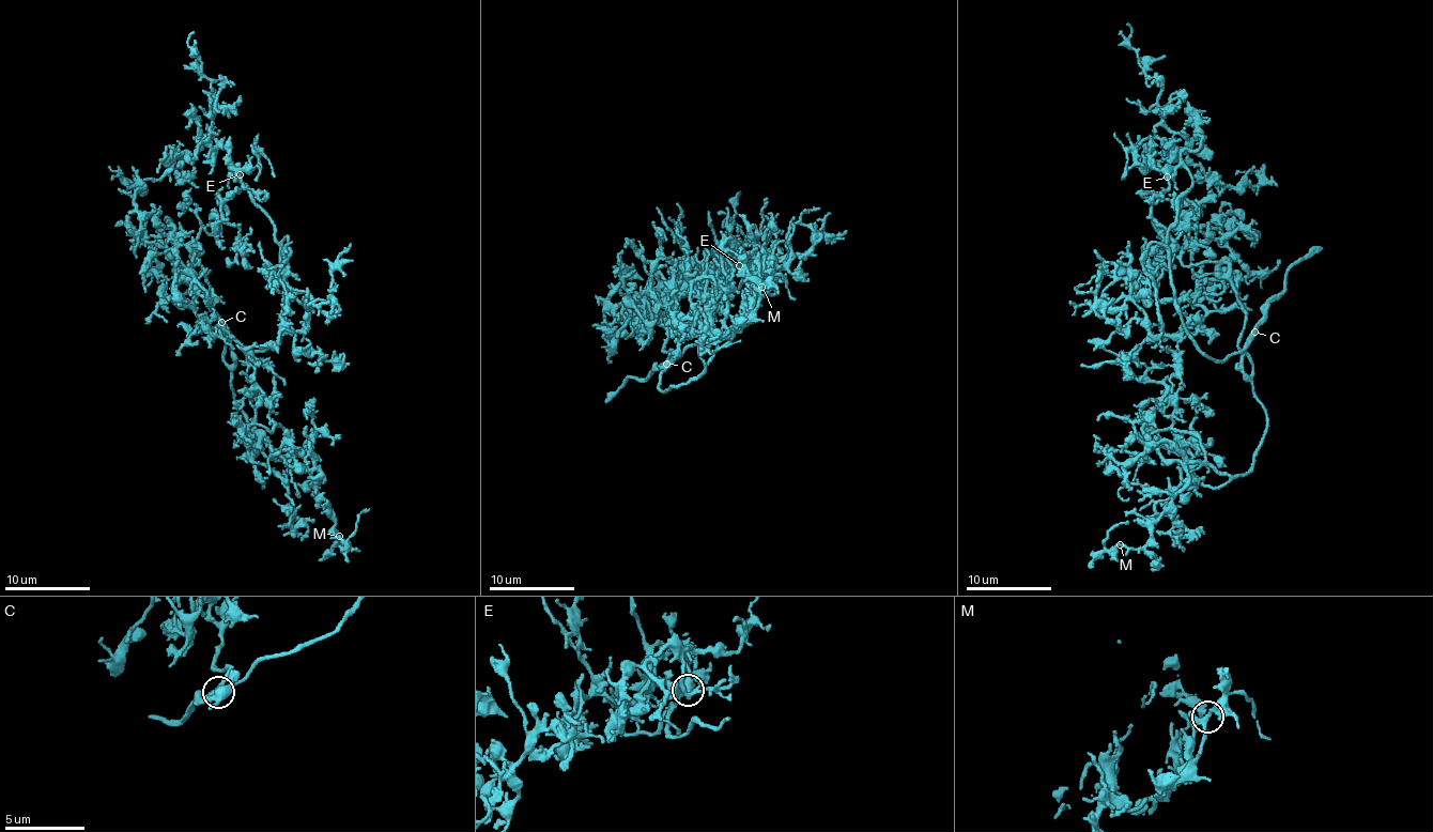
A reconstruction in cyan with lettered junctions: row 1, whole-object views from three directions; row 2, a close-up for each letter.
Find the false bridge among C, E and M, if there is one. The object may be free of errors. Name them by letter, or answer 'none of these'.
none of these

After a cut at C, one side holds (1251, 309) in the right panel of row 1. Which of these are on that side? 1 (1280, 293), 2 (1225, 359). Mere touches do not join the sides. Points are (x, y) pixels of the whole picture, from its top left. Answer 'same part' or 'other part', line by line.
1: other part
2: other part

